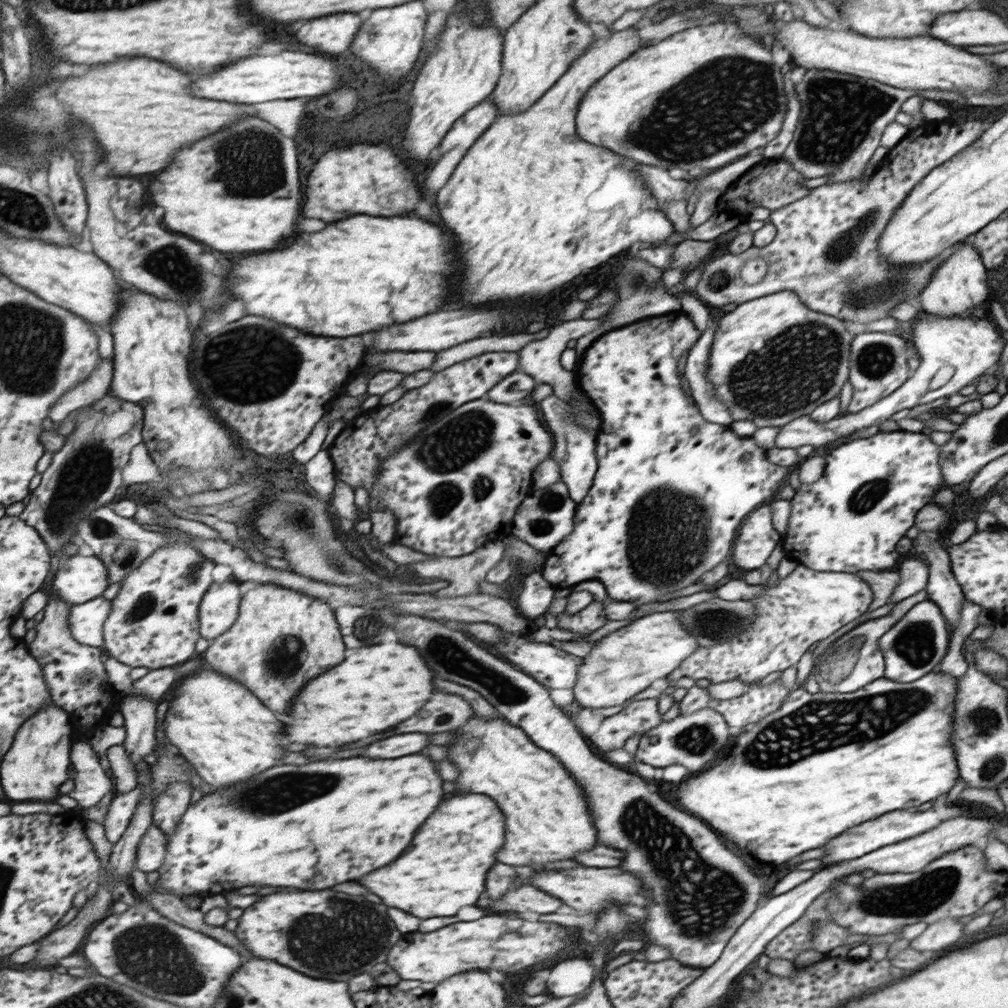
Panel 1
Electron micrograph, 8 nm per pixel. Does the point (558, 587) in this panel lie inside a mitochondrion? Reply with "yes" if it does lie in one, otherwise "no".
no

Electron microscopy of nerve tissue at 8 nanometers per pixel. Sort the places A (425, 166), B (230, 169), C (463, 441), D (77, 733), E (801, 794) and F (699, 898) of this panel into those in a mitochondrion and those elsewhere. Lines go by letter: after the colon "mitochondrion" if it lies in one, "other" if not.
A: other
B: mitochondrion
C: mitochondrion
D: other
E: other
F: mitochondrion

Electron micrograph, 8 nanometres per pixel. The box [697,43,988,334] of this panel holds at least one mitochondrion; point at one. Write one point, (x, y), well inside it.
(840, 112)

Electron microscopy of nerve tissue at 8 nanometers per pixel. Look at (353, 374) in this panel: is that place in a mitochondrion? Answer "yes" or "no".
no

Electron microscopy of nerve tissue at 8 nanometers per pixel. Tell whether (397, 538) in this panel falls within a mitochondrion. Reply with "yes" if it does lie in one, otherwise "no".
no

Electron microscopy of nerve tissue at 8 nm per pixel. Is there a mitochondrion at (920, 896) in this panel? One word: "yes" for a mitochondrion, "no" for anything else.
yes

